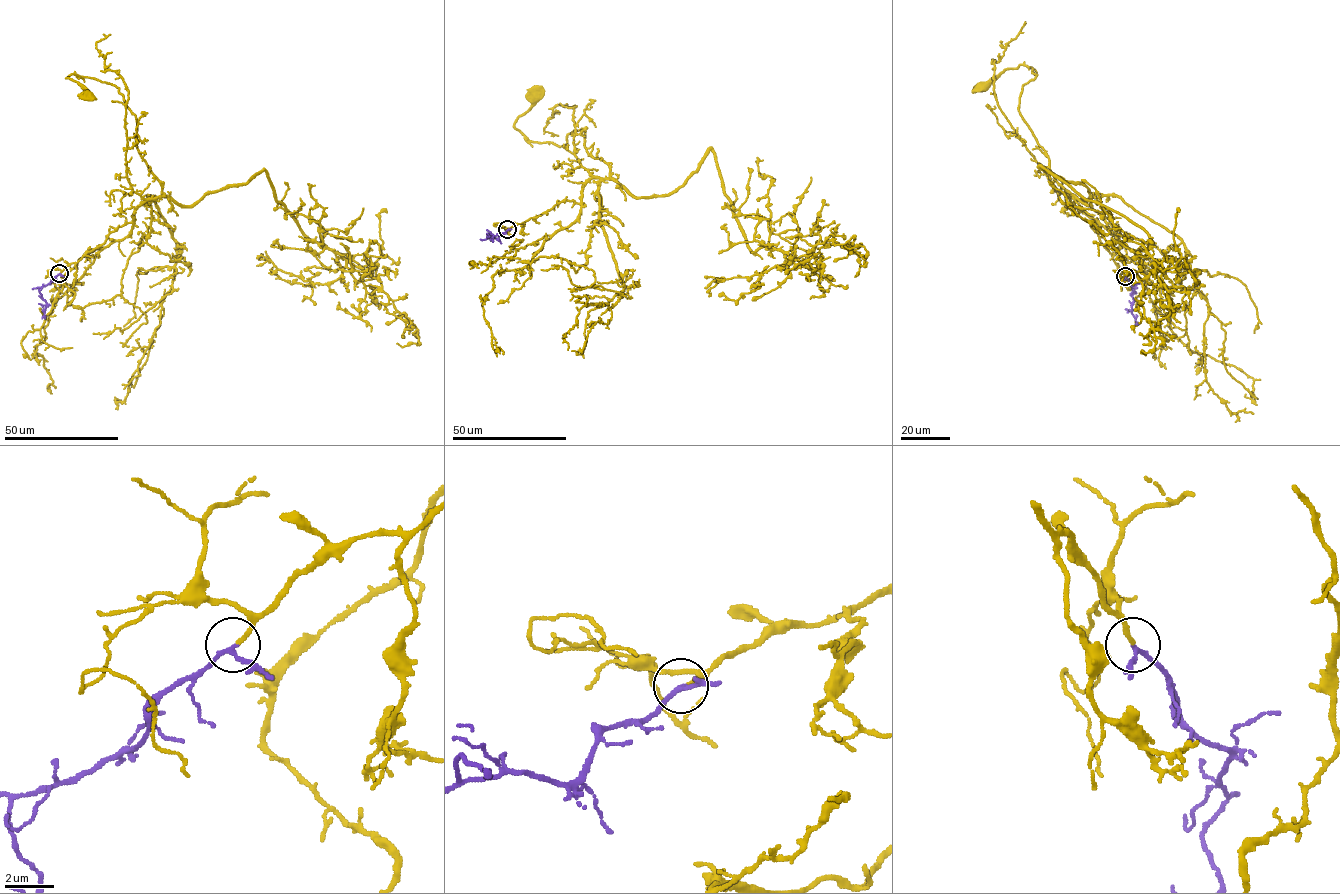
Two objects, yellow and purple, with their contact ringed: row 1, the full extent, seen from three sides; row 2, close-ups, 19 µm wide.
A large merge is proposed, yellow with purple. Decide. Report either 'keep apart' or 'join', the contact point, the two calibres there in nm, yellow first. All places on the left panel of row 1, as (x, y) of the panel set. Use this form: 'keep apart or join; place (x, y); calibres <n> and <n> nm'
join; place (59, 273); calibres 170 and 160 nm

